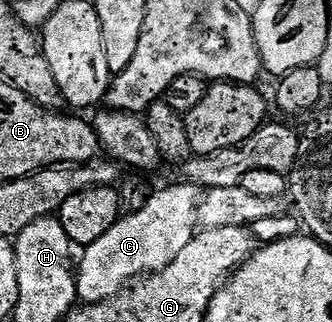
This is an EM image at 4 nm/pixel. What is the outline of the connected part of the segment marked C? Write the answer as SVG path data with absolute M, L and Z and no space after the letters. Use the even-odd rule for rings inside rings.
M179 183L180 185L168 185L165 189L157 188L152 197L142 207L142 211L121 216L120 220L102 235L102 239L94 239L94 243L83 246L81 255L78 257L78 268L76 274L76 296L81 302L93 305L99 301L110 299L127 289L133 281L150 273L157 273L170 263L174 263L174 258L182 252L182 247L190 243L190 239L198 232L198 222L200 219L200 199L202 189L198 185L191 183Z

